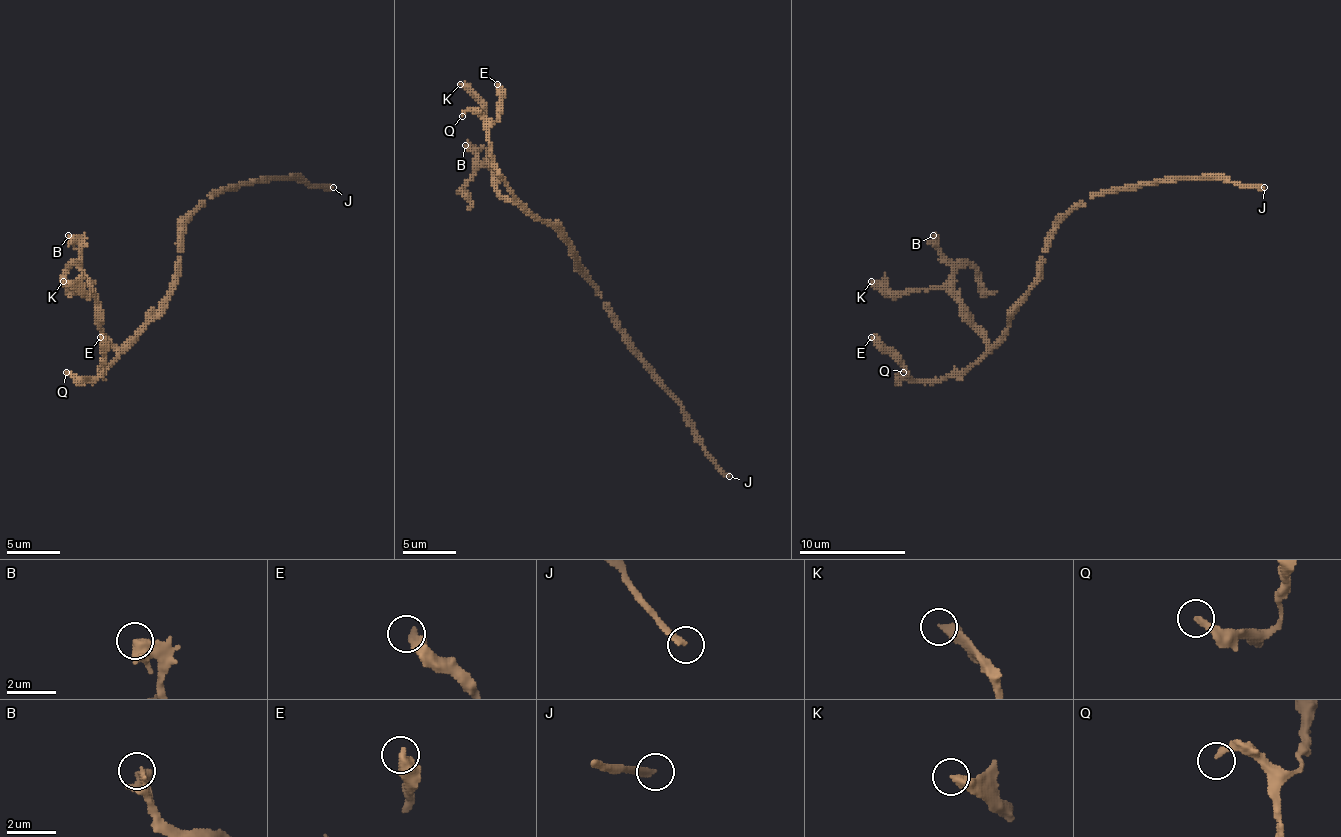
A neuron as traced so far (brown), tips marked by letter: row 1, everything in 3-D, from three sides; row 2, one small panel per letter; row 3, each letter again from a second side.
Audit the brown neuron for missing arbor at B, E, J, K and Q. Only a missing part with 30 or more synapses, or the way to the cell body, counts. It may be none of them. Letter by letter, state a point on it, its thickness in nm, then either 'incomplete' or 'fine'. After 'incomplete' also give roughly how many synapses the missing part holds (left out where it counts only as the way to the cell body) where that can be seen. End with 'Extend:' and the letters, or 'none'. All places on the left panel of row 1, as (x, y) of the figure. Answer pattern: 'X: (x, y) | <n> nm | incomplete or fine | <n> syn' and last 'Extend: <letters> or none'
B: (68, 235) | 650 nm | fine
E: (100, 337) | 480 nm | fine
J: (333, 187) | 240 nm | incomplete | 90 syn
K: (63, 281) | 360 nm | fine
Q: (66, 372) | 240 nm | fine
Extend: J

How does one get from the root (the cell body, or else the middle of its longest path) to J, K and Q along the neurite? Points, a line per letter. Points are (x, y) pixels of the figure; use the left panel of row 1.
J: (178, 251), (178, 230), (215, 193), (269, 179), (301, 179), (311, 185), (333, 187)
K: (178, 251), (178, 284), (159, 310), (119, 348), (100, 326), (100, 308), (92, 289), (84, 292), (63, 281)
Q: (178, 251), (178, 284), (159, 310), (92, 380), (76, 380), (66, 372)

